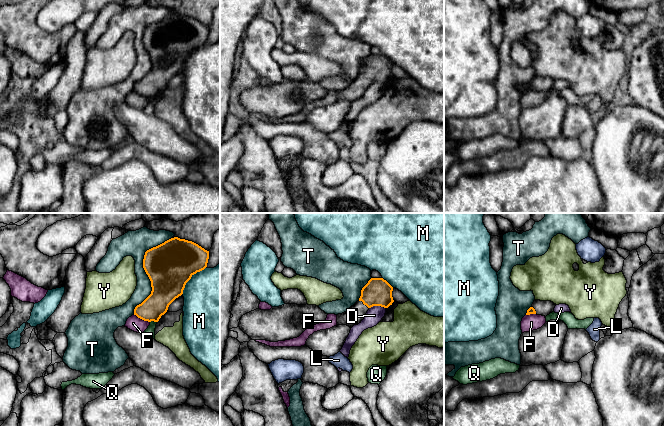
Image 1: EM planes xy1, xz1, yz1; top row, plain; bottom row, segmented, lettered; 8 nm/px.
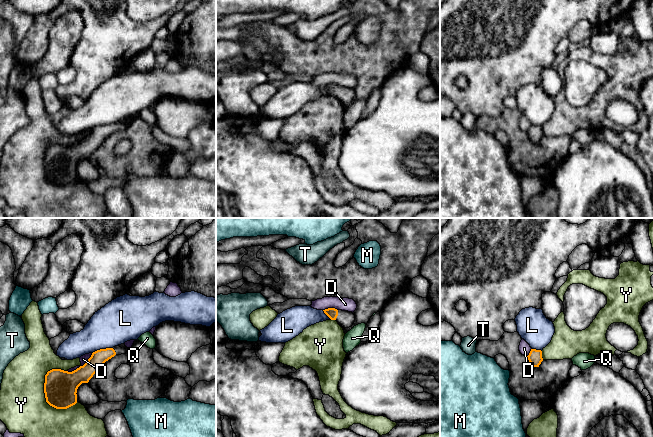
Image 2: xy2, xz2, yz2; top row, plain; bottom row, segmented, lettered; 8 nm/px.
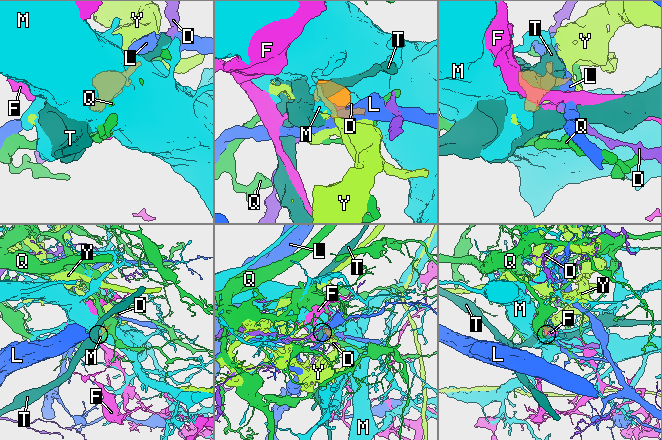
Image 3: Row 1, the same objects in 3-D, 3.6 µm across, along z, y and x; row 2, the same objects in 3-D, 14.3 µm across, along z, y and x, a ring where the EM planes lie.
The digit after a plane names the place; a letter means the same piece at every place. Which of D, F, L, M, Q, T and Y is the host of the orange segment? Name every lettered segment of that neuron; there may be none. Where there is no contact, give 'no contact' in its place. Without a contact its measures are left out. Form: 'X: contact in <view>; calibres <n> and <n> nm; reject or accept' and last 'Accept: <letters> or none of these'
D: contact in xy2; calibres 260 and 60 nm; reject
F: contact in xy1; calibres 190 and 120 nm; reject
L: contact in xy2; calibres 130 and 340 nm; reject
M: contact in xy1; calibres 380 and 500 nm; reject
Q: contact in xy1; calibres 200 and 90 nm; reject
T: contact in xy1; calibres 380 and 200 nm; reject
Y: contact in xy2; calibres 260 and 380 nm; reject
Accept: none of these

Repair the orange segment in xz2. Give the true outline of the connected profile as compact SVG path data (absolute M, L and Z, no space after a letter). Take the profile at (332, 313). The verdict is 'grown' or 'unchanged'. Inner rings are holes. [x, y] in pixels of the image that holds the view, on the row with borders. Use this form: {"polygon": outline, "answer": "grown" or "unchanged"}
{"polygon": "M328 308L323 311L331 320L336 320L342 328L349 328L355 322L355 315L352 312L335 308Z", "answer": "grown"}

